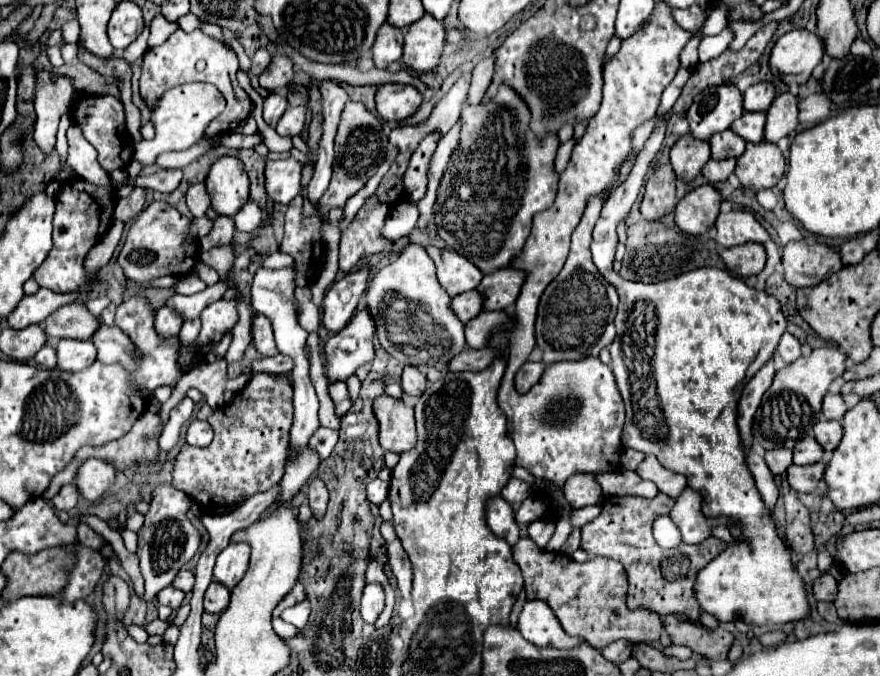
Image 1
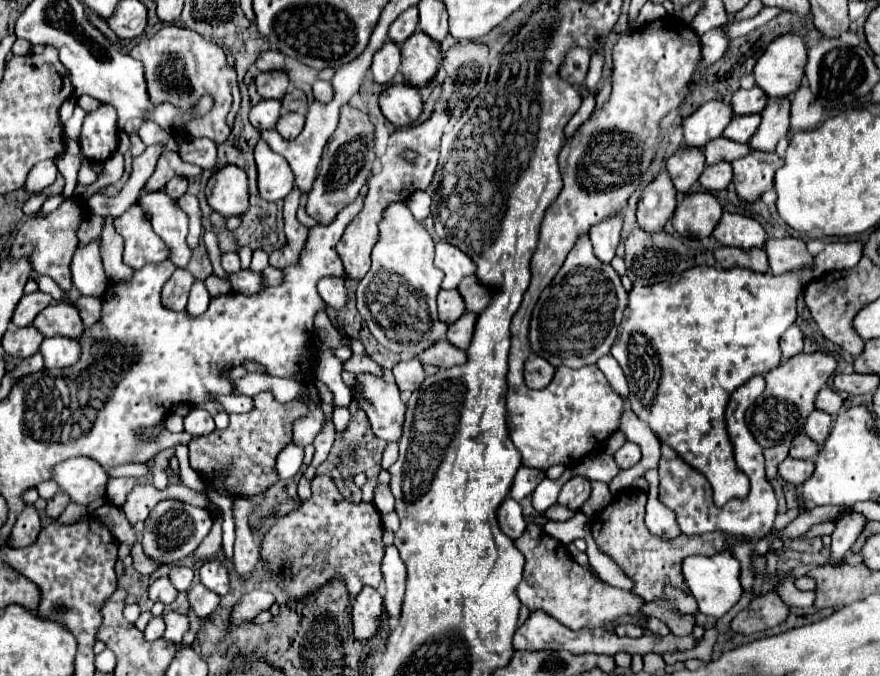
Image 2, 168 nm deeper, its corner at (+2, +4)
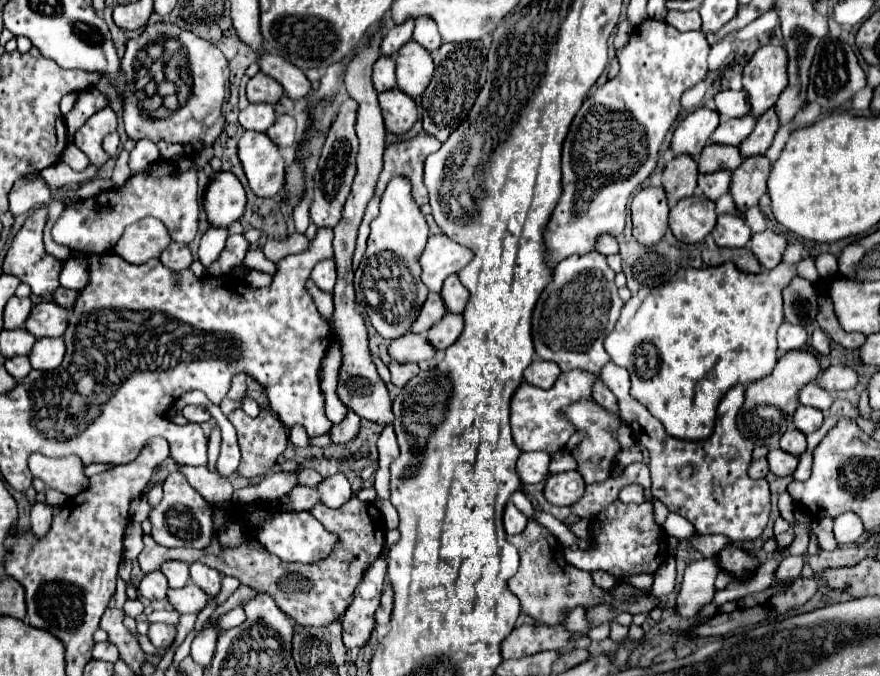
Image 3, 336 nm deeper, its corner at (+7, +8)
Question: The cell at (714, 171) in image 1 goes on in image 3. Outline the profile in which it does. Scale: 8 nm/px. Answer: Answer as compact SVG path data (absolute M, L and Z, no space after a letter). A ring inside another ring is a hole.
M717 170L715 174L699 174L699 188L709 200L717 200L725 192L729 192L731 184L731 172L729 170Z

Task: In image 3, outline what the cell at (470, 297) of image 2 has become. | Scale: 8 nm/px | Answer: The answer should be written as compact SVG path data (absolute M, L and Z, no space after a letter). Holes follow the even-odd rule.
M451 274L445 284L443 284L443 290L441 290L441 296L445 300L445 306L449 312L455 312L455 314L461 314L465 310L465 304L469 300L469 292L465 290L465 286L459 282L457 274Z

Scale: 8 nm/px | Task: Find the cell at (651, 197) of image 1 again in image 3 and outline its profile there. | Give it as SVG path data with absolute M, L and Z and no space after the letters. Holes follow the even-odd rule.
M645 186L631 202L633 236L637 242L651 246L657 244L667 232L667 196L661 186Z

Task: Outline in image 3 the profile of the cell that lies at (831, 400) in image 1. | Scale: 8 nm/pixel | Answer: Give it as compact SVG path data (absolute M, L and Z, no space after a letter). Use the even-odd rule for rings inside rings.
M809 382L807 386L801 388L801 392L799 392L799 402L805 404L805 406L819 408L819 410L829 410L831 404L833 404L833 394L827 392L827 390L823 390L819 384Z

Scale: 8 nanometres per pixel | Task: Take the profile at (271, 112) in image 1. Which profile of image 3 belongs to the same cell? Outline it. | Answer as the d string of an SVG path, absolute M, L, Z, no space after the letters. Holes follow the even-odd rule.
M249 104L239 114L239 122L245 130L265 132L275 122L275 110L271 104Z

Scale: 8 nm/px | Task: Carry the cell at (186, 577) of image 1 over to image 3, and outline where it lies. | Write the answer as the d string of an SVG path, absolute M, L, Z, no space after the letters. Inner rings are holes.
M169 560L161 566L161 572L167 576L171 588L183 588L189 582L189 564L179 560Z

